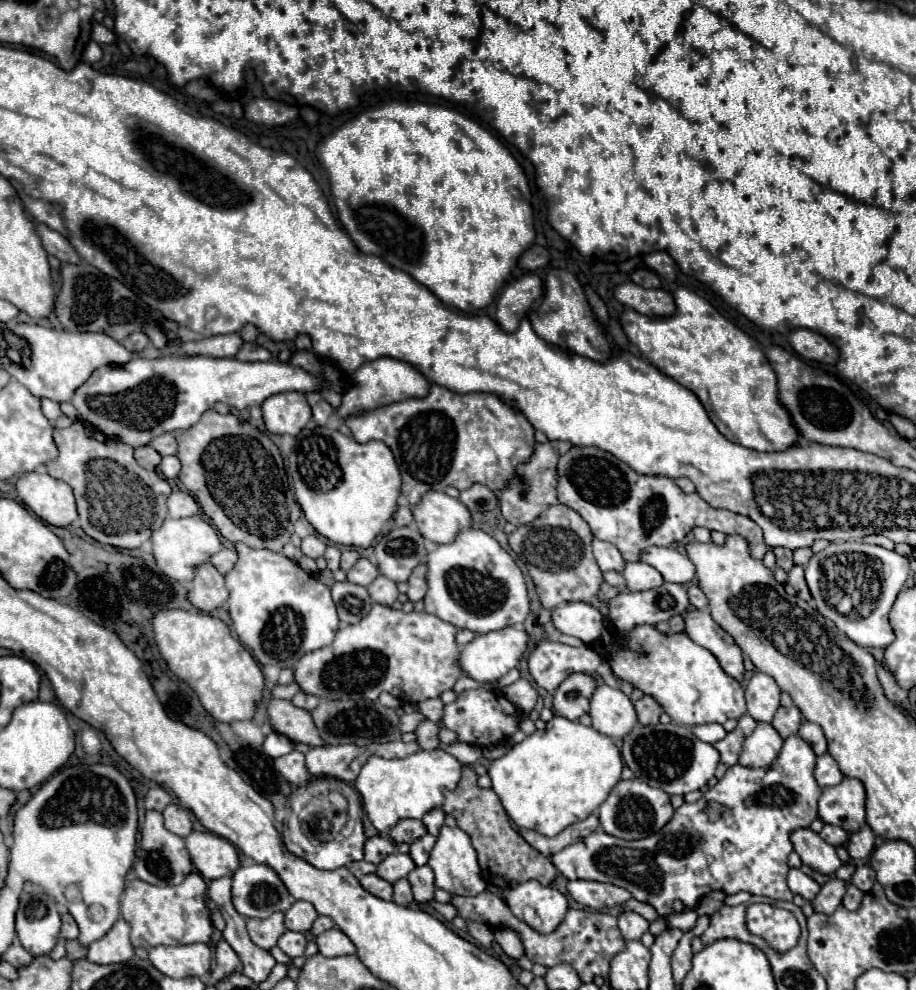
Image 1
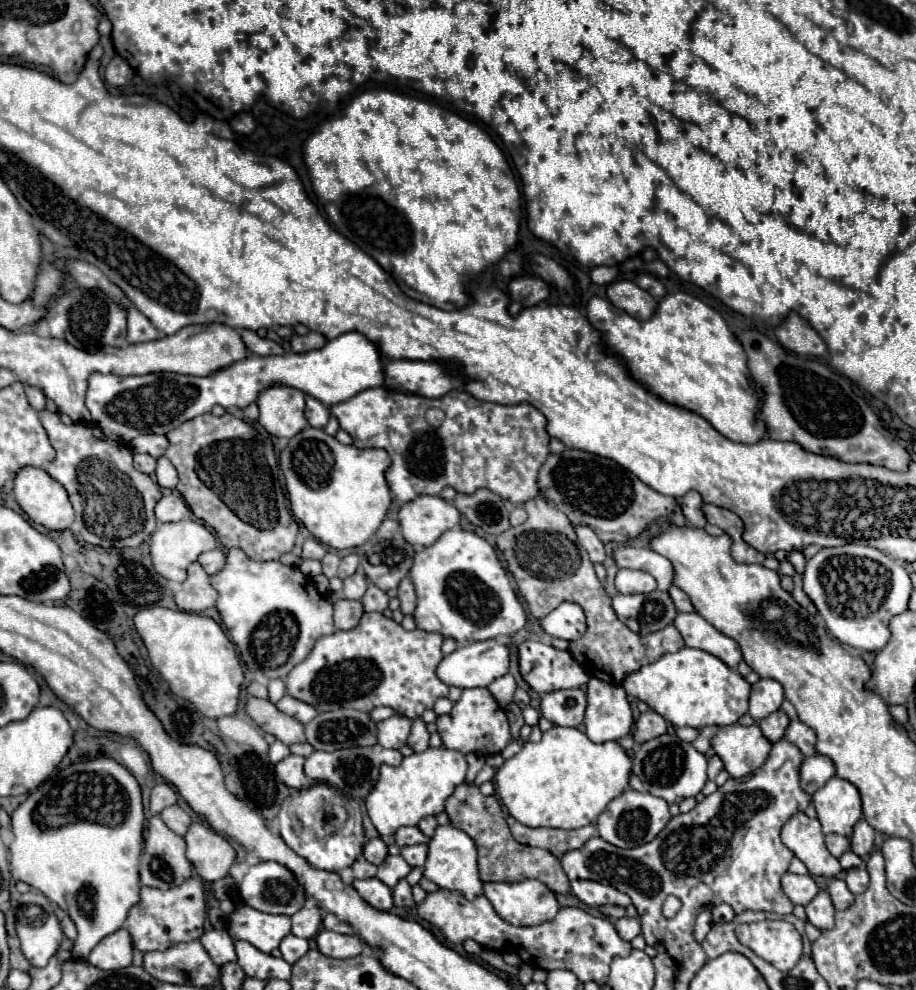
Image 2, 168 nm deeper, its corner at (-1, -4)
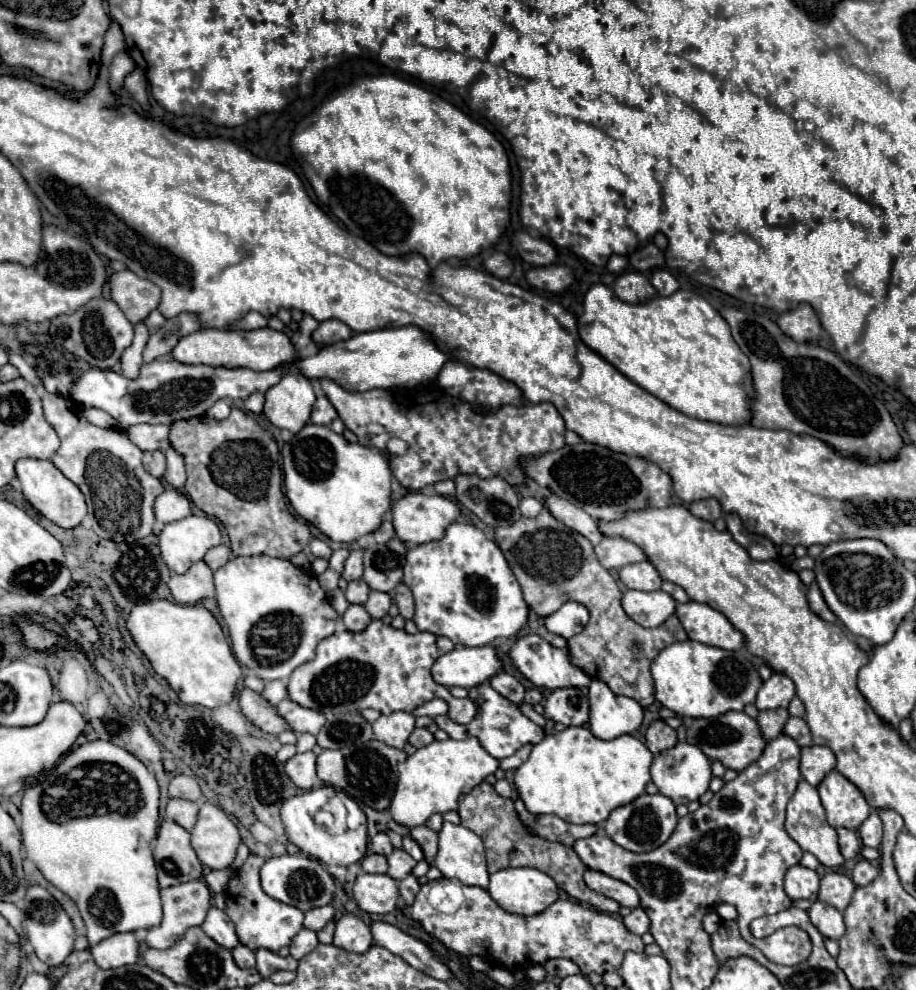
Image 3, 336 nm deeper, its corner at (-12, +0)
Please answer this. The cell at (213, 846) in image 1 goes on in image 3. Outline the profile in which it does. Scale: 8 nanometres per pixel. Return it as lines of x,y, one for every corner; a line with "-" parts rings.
202,803
198,823
192,829
192,847
202,865
210,869
228,869
236,857
238,845
238,827
226,817
220,807

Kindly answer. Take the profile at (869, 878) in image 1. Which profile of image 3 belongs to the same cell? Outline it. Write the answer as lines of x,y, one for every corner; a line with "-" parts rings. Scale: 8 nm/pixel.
862,859
862,861
854,867
854,871
852,871
852,881
854,881
856,885
860,885
860,887
872,883
876,877
878,877
878,867
876,867
874,863
866,861
866,859

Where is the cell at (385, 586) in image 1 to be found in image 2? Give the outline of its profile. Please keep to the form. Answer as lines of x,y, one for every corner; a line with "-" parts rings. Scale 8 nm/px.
369,585
367,591
365,591
365,595
363,595
363,599
361,599
361,603
363,603
365,611
379,611
381,613
381,611
387,609
389,597
385,595
385,591
377,589
375,585

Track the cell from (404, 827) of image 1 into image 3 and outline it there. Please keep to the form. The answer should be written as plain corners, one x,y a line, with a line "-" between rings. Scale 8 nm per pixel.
418,825
418,827
410,829
410,837
422,847
426,861
432,863
436,857
436,851
438,851
438,833
428,829
426,825

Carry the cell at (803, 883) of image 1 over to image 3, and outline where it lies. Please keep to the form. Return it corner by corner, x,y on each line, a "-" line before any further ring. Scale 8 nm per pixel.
796,865
788,869
784,889
790,899
812,899
814,895
818,895
820,877
816,871

